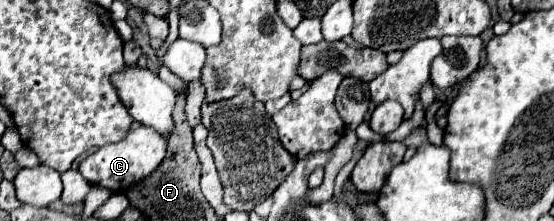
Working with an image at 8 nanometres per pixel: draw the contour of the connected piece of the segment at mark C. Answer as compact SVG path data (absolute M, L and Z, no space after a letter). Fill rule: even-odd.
M147 127L131 129L127 139L123 139L119 143L105 145L105 147L97 149L95 153L91 153L85 161L81 161L79 173L91 185L99 185L99 187L123 193L133 183L137 183L143 177L151 175L159 167L159 163L163 161L165 151L167 151L167 139L163 139L161 133L157 133L155 129L147 129Z

